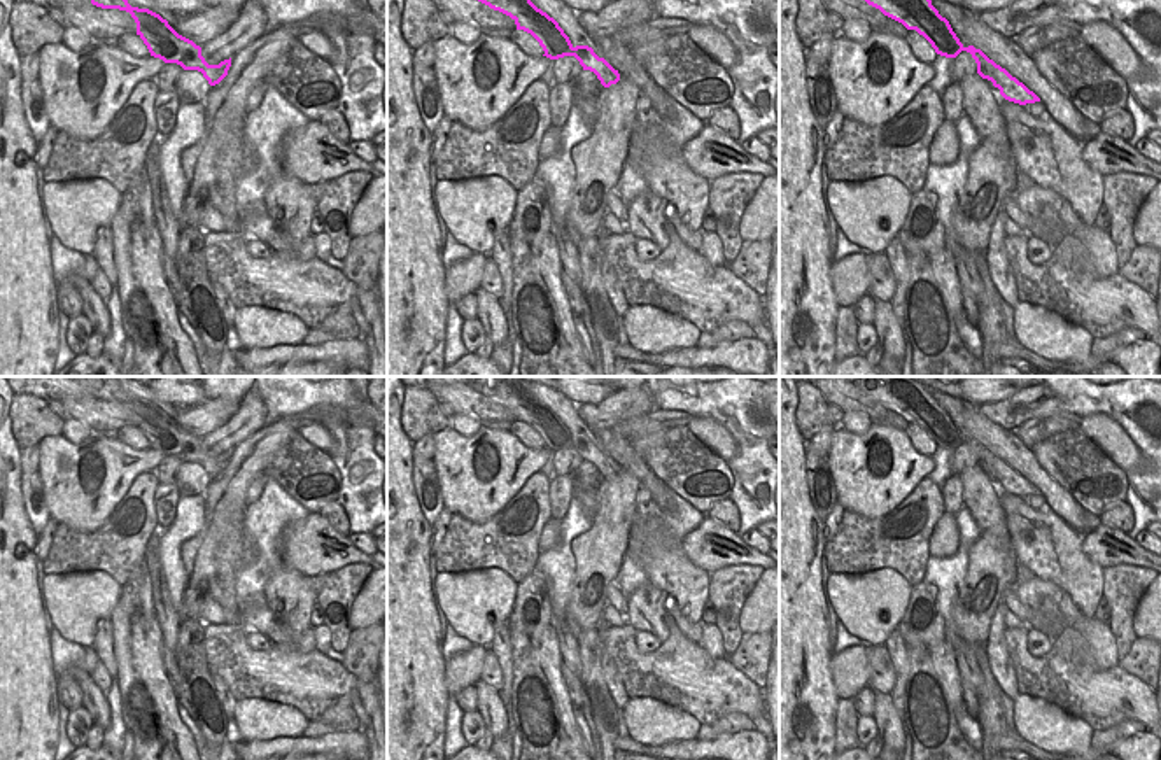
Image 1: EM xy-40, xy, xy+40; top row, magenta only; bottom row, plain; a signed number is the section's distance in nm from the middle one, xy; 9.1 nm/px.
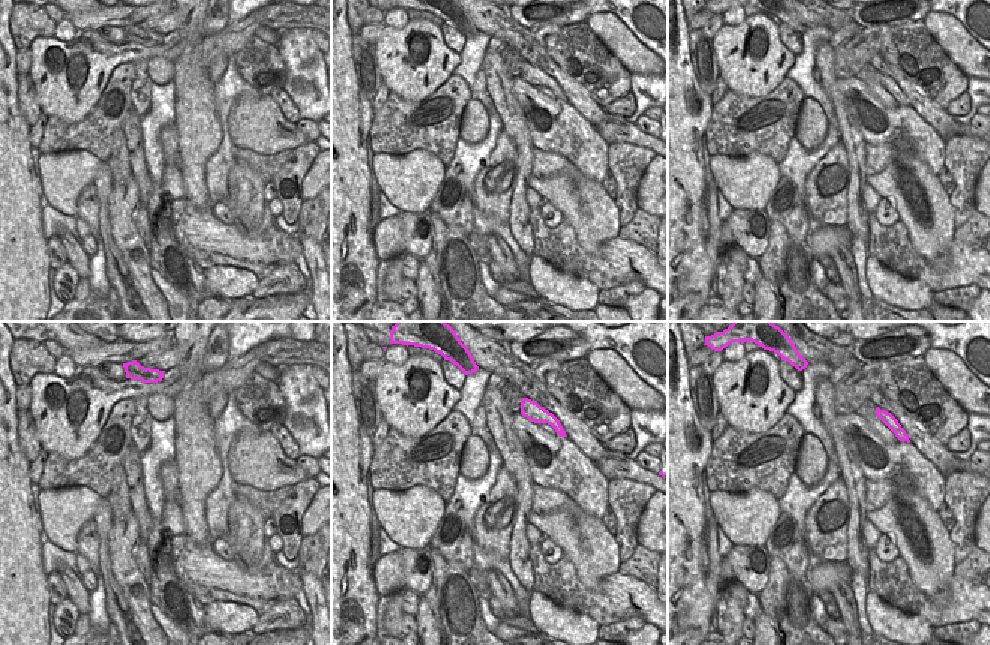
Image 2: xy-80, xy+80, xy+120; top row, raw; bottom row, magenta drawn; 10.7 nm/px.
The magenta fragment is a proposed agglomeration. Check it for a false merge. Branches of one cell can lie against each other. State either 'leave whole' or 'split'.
split

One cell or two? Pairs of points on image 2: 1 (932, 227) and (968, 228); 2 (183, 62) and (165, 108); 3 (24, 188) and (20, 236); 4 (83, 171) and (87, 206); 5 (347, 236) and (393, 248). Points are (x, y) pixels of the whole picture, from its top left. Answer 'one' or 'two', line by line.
1: two
2: two
3: one
4: two
5: two

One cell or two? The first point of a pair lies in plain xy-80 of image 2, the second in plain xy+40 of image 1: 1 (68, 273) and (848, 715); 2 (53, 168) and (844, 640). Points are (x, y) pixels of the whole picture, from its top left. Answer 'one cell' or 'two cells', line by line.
1: two cells
2: two cells

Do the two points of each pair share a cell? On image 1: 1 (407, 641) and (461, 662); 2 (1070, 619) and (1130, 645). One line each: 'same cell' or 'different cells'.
1: different cells
2: different cells

